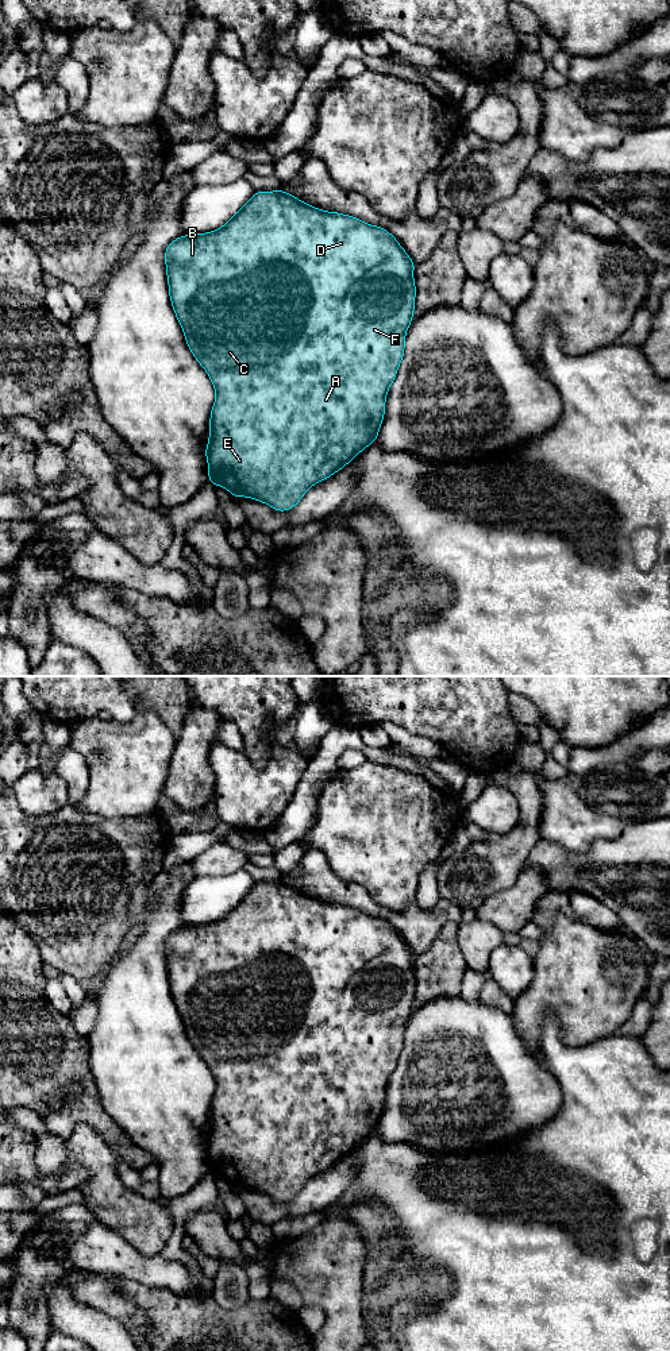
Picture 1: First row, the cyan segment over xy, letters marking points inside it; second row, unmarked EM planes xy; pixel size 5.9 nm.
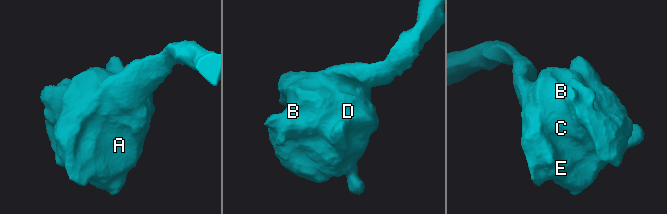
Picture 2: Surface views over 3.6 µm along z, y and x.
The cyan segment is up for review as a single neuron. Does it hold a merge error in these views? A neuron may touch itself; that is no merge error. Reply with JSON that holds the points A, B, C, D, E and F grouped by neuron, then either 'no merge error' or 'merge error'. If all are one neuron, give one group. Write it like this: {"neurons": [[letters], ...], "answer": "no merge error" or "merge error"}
{"neurons": [["A", "B", "C", "D", "E", "F"]], "answer": "no merge error"}

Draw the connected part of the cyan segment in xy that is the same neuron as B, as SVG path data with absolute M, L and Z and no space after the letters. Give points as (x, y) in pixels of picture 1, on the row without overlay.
M280 880L274 883L255 883L216 922L184 926L174 930L166 938L165 954L172 997L184 1022L188 1039L207 1062L216 1081L209 1109L209 1130L205 1140L209 1173L213 1177L226 1178L232 1188L257 1190L278 1203L294 1198L309 1178L342 1161L378 1128L385 1105L388 1081L403 1051L405 1024L413 1010L416 987L413 952L386 920L370 916L349 906L311 898Z

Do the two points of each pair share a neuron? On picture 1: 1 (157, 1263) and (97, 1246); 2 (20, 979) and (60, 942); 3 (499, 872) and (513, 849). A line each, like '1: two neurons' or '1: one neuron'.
1: one neuron
2: two neurons
3: one neuron

